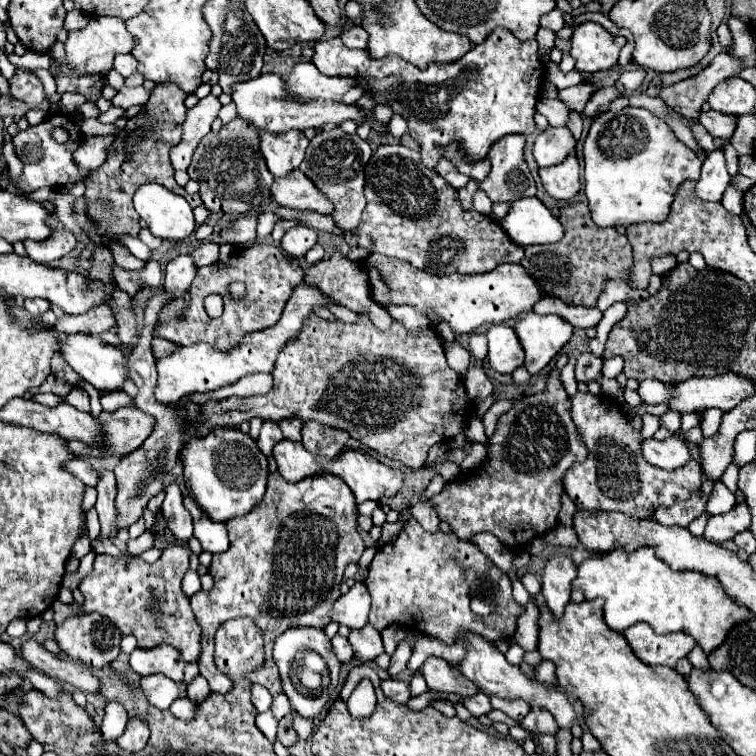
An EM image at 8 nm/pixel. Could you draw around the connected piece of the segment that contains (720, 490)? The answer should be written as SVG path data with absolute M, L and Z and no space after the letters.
M716 483L712 489L712 495L706 503L706 513L708 515L718 515L718 513L726 513L736 505L736 497L734 493L730 493L724 483Z

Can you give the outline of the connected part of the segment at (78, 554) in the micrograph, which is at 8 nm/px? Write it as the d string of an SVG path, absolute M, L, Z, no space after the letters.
M85 526L84 531L80 535L80 537L75 541L71 555L76 557L77 559L83 558L88 552L92 549L89 536L88 536L88 529Z

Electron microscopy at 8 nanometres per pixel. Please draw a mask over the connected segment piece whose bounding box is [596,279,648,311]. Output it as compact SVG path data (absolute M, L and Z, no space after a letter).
M608 279L608 283L604 285L598 301L596 301L596 309L600 311L606 311L612 303L616 301L624 301L624 299L646 299L648 297L648 291L646 289L632 289L628 287L624 281L620 279Z

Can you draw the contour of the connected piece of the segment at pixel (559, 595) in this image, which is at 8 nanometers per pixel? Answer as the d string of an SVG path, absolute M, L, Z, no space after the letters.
M564 555L550 557L548 565L542 571L540 583L546 605L552 609L554 617L560 617L564 613L564 607L570 601L574 579L576 579L576 565L572 563L570 557Z

